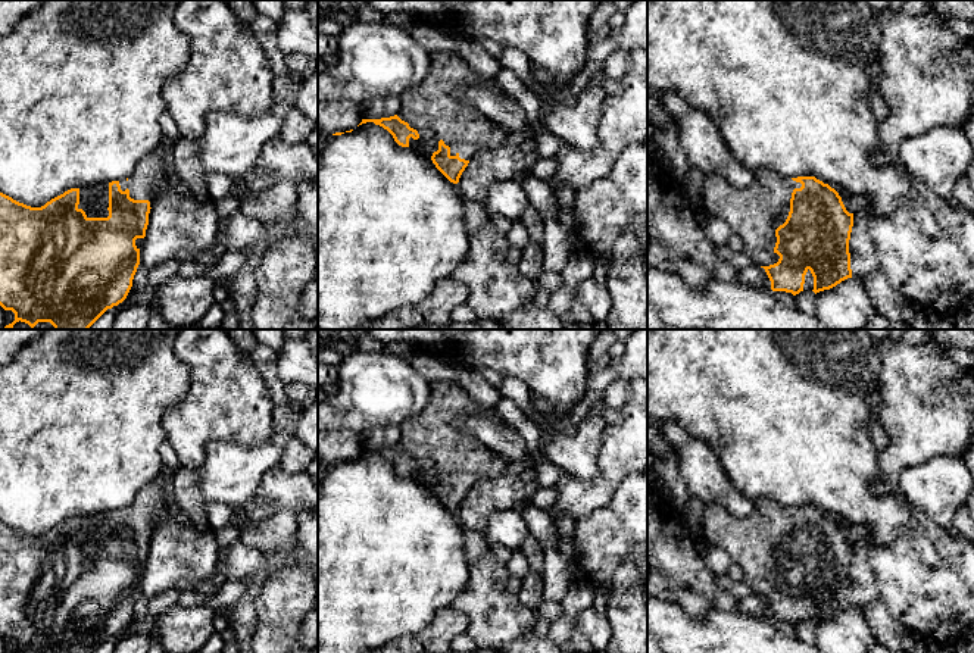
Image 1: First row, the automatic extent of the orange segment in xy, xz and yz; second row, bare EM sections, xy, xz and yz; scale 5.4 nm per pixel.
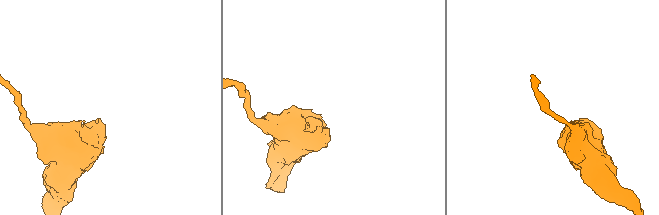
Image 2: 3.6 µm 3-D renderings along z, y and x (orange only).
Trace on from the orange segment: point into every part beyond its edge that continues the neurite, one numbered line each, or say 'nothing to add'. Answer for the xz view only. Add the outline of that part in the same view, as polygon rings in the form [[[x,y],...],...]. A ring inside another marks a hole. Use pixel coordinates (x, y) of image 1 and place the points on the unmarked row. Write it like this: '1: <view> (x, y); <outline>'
1: xz (430, 437); [[[433,381],[431,382],[431,393],[430,393],[430,399],[427,402],[427,404],[422,407],[421,412],[418,412],[415,416],[410,416],[410,418],[406,418],[403,422],[399,424],[399,428],[400,428],[400,440],[397,441],[397,446],[408,452],[410,457],[416,459],[418,463],[419,463],[419,468],[418,469],[413,469],[412,466],[409,468],[409,477],[410,478],[415,478],[418,481],[421,481],[422,484],[425,485],[433,485],[434,481],[438,479],[438,471],[443,469],[446,475],[450,477],[450,485],[459,485],[461,488],[465,488],[465,490],[471,490],[480,479],[483,478],[496,478],[499,475],[503,474],[505,468],[508,466],[508,463],[494,452],[491,452],[488,447],[486,447],[475,435],[472,434],[466,434],[466,432],[462,432],[459,429],[455,428],[455,421],[459,419],[461,416],[465,416],[465,415],[480,415],[480,416],[488,416],[491,419],[496,419],[496,421],[502,421],[505,424],[508,424],[506,421],[502,419],[502,416],[499,415],[499,412],[496,410],[496,407],[486,407],[486,406],[481,406],[471,394],[469,391],[466,390],[466,387],[459,381]]]

